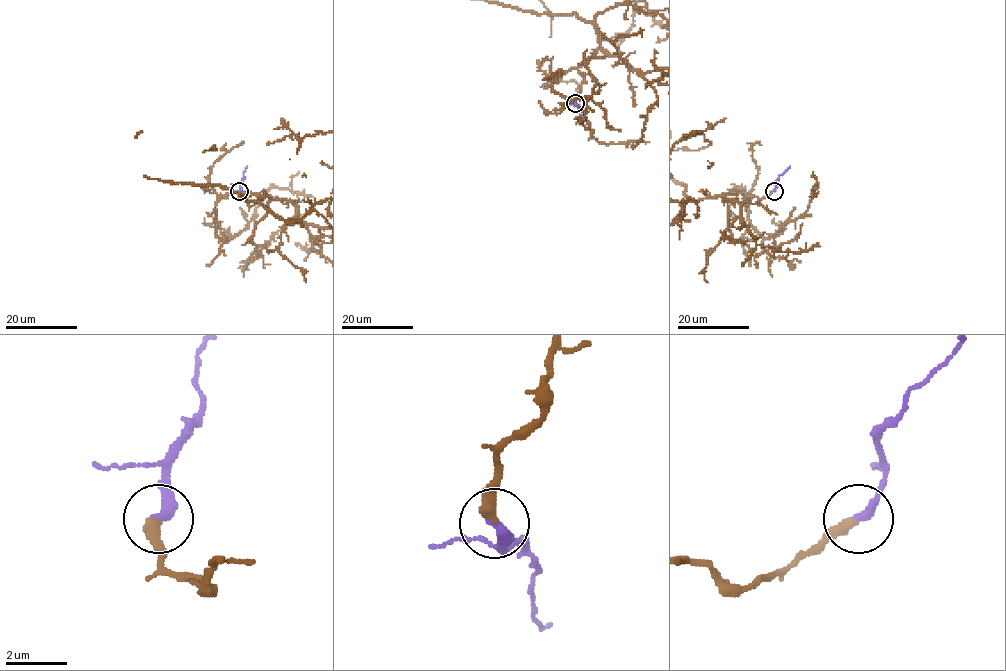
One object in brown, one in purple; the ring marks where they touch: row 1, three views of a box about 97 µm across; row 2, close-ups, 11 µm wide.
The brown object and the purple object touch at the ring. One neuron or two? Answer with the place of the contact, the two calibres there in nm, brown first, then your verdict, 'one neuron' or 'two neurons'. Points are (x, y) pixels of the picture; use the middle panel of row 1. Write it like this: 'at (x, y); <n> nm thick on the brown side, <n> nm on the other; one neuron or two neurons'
at (575, 103); 380 nm thick on the brown side, 360 nm on the other; one neuron

